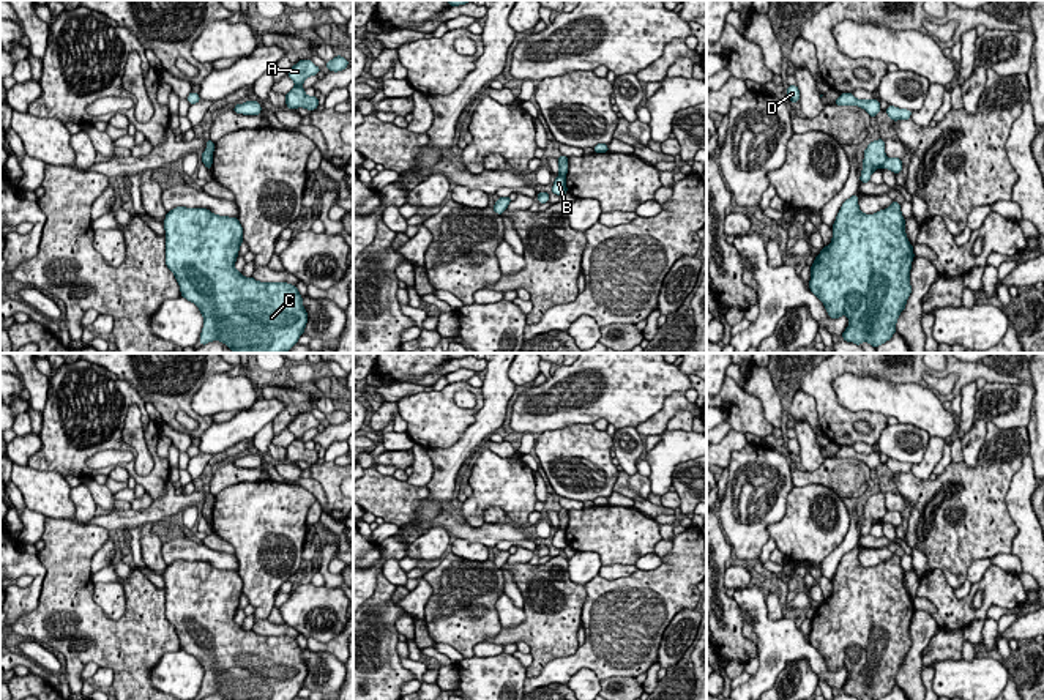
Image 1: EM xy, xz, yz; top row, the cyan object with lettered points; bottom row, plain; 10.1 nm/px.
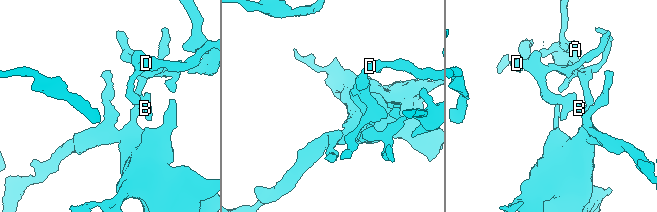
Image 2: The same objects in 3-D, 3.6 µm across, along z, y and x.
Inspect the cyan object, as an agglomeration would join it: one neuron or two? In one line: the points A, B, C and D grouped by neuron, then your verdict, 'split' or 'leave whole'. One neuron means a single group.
A D / B C | split

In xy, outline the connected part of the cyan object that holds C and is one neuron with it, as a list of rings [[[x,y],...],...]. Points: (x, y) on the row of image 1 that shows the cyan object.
[[[177,207],[167,211],[166,265],[181,296],[203,315],[200,345],[221,341],[233,353],[284,353],[304,333],[308,312],[298,289],[287,282],[259,282],[235,270],[243,227],[238,218],[218,216],[207,208]]]

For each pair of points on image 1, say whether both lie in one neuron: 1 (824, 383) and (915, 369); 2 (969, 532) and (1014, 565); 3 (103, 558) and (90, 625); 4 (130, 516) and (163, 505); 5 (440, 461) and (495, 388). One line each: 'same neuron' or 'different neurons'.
1: same neuron
2: different neurons
3: different neurons
4: same neuron
5: same neuron

